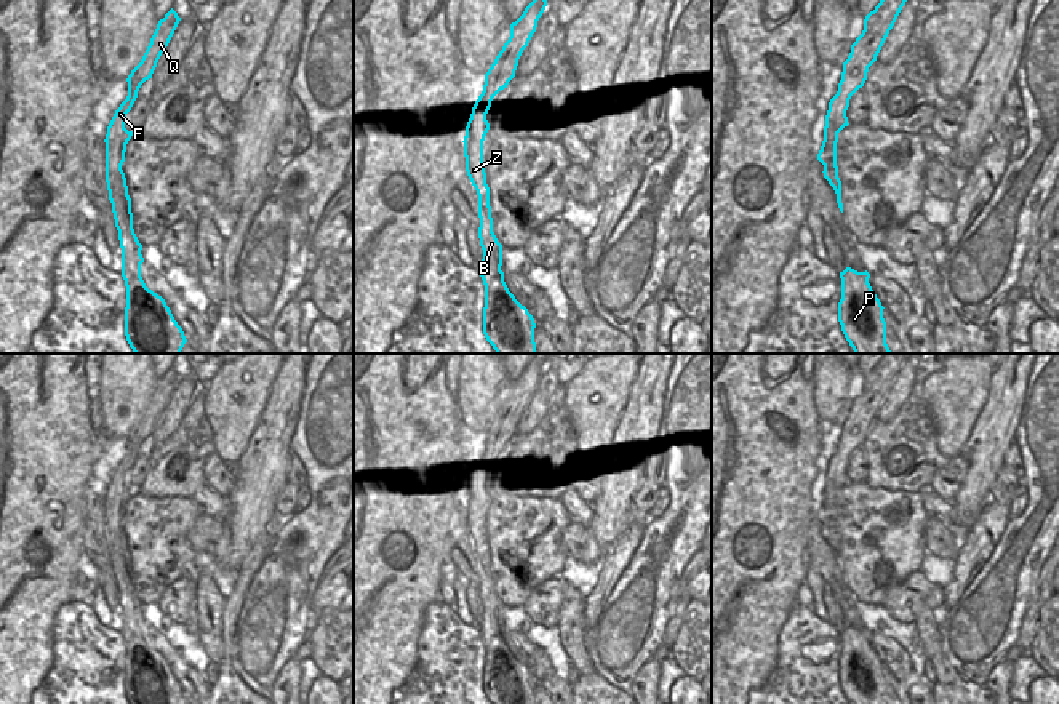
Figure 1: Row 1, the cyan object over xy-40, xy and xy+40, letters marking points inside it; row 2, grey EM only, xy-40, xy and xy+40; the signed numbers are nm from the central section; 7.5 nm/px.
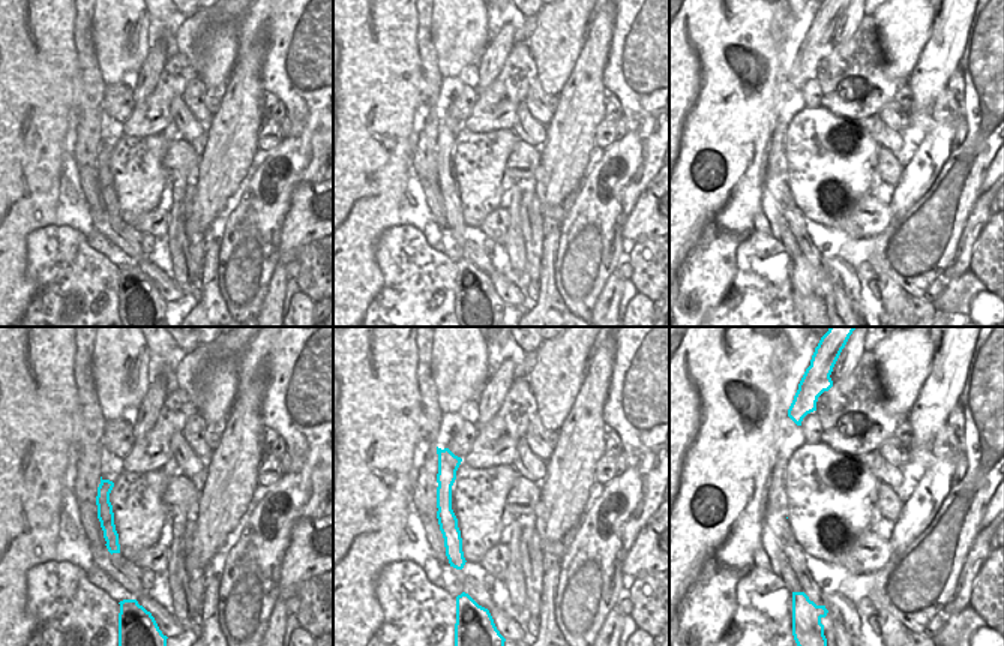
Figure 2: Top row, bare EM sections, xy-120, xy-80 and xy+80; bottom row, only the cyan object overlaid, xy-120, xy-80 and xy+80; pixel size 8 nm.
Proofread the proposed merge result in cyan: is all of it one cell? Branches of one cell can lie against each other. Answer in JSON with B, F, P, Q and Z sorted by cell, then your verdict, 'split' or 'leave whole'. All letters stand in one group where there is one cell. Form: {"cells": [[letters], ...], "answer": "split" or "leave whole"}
{"cells": [["B", "F", "P", "Q", "Z"]], "answer": "leave whole"}

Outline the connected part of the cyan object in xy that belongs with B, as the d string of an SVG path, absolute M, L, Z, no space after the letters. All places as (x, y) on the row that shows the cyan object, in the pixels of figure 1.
M533 0L510 24L510 37L485 74L483 91L472 107L464 136L466 171L478 195L478 238L483 250L480 277L485 285L483 334L496 354L537 354L534 318L504 282L502 245L493 232L490 187L486 184L483 141L490 130L486 114L493 98L515 77L518 59L536 32L547 0Z

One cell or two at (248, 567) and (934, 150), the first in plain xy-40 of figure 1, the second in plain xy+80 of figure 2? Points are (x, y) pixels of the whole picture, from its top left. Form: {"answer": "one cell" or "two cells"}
{"answer": "one cell"}

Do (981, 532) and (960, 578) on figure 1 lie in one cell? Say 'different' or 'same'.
same

